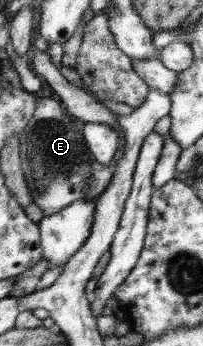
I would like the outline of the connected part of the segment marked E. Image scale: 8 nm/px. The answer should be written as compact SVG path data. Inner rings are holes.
M40 96L33 116L20 133L21 168L32 202L45 215L55 214L76 200L95 200L112 179L113 168L97 162L87 150L81 131L76 129L80 126L84 126L81 120L67 114L58 97Z

